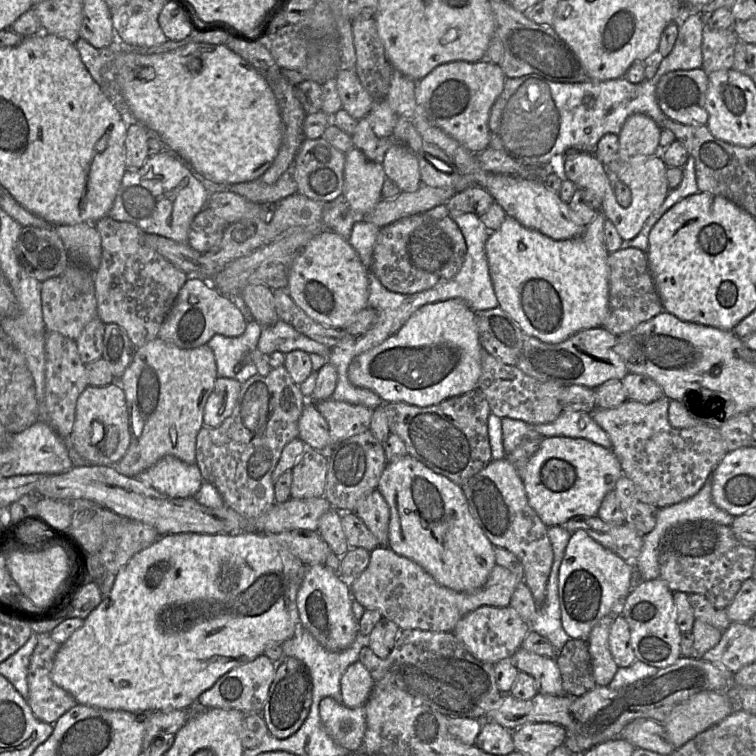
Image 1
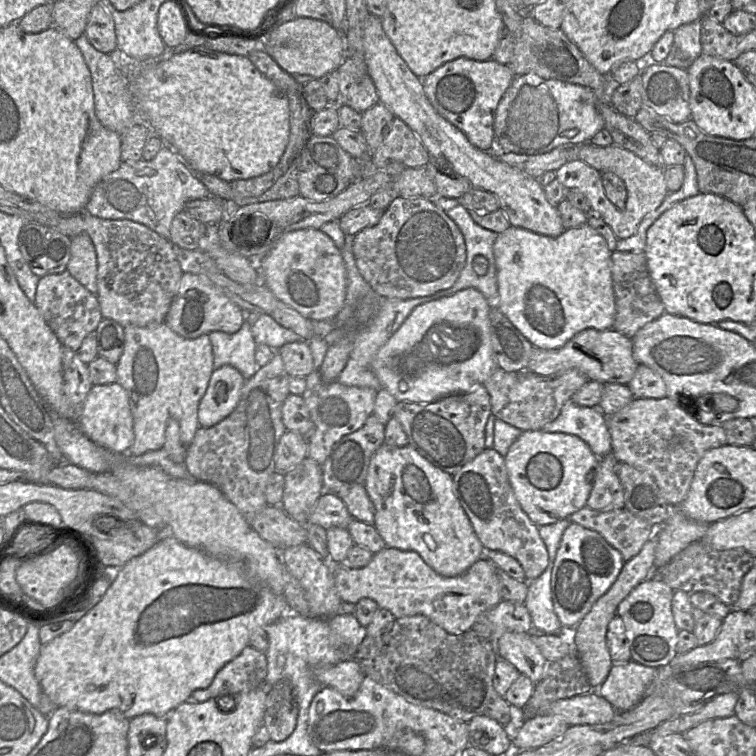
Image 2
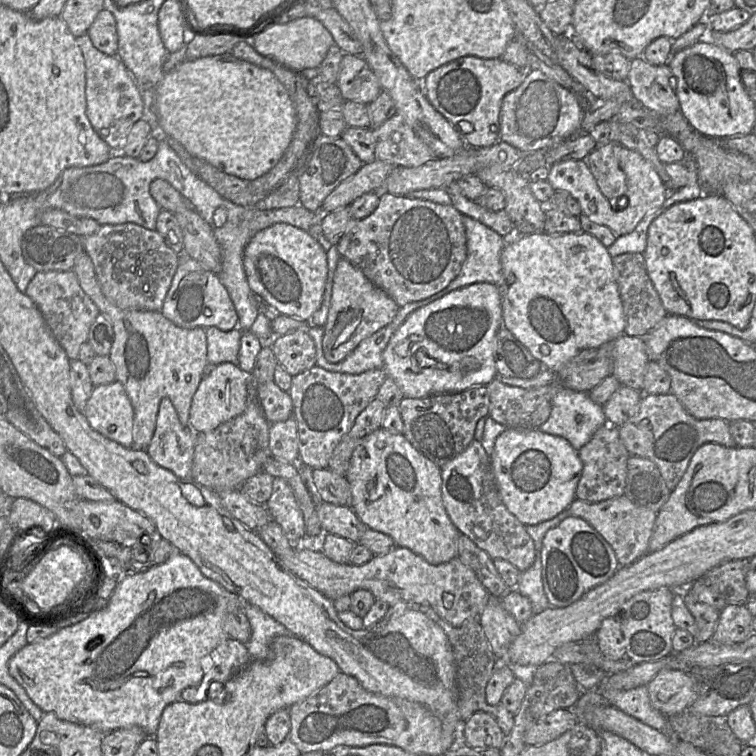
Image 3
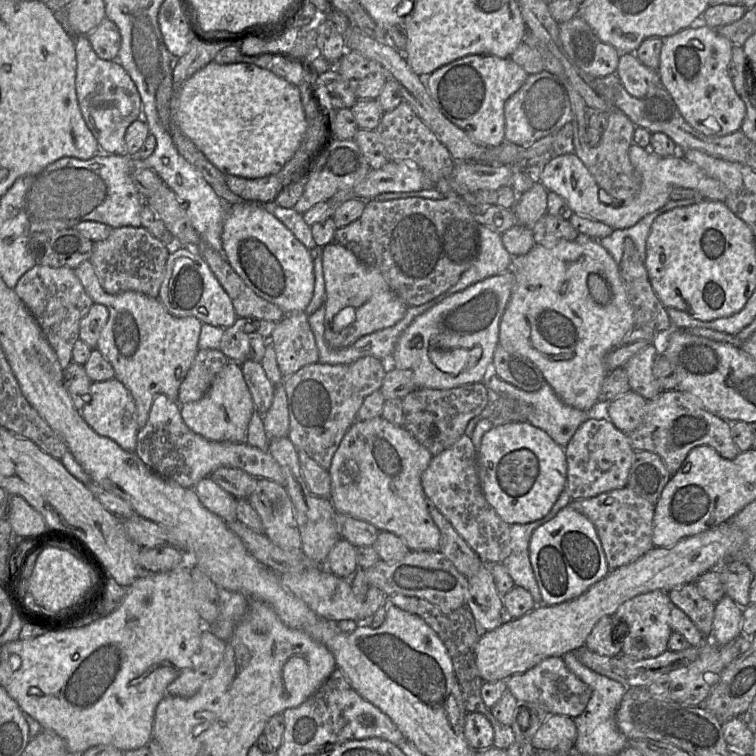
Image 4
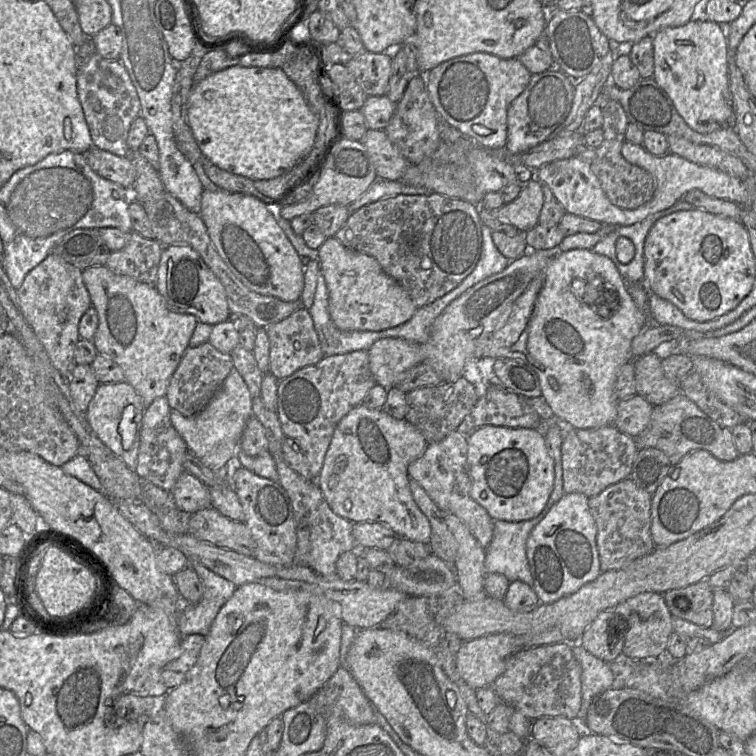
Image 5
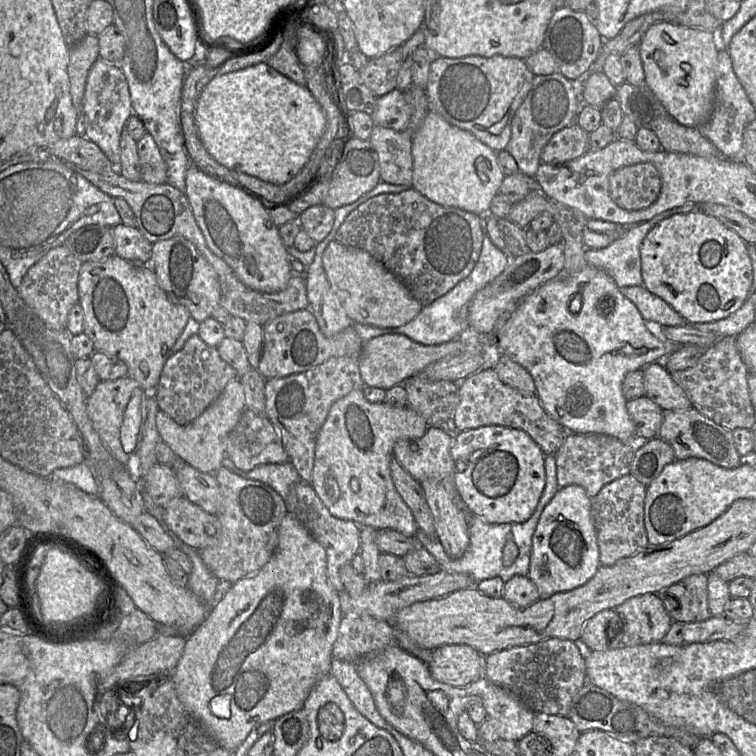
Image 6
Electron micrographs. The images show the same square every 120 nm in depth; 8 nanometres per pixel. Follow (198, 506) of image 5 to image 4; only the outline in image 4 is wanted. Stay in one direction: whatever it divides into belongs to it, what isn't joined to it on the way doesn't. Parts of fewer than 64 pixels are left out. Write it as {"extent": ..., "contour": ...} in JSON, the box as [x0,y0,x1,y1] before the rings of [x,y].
{"extent":[193,477,237,523],"contour":[[[210,477],[200,480],[193,489],[207,510],[227,523],[237,521],[237,499],[218,486]]]}

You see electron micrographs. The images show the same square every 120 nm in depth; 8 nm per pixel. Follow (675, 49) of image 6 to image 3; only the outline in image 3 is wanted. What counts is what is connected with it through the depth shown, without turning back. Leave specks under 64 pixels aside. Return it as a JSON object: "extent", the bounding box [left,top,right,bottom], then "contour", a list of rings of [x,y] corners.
{"extent":[667,39,755,138],"contour":[[[703,39],[672,55],[667,63],[676,78],[680,111],[704,136],[732,138],[753,133],[755,106],[745,90],[733,53]]]}

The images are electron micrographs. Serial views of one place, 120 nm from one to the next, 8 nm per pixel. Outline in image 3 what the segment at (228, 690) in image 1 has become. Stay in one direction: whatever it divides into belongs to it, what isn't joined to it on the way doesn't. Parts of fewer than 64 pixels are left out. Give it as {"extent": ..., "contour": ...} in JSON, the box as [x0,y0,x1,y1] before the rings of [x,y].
{"extent":[193,639,252,703],"contour":[[[226,639],[209,655],[201,659],[204,676],[193,694],[193,703],[208,700],[208,690],[212,683],[224,684],[240,673],[252,658],[246,645],[238,640]]]}

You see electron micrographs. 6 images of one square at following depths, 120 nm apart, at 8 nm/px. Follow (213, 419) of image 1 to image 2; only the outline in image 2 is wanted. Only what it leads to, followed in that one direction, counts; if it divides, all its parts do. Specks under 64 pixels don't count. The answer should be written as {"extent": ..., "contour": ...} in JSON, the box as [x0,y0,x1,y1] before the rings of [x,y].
{"extent":[198,365,245,428],"contour":[[[230,365],[214,370],[198,407],[200,427],[210,428],[229,416],[239,403],[245,382],[242,374]]]}

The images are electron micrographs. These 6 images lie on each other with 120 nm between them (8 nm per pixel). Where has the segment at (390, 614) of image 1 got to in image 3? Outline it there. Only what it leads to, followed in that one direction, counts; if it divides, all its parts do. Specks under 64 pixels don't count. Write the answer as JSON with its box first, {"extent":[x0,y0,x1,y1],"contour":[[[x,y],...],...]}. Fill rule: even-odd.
{"extent":[277,546,490,627],"contour":[[[311,546],[297,547],[291,557],[277,556],[279,564],[289,573],[298,579],[306,582],[312,588],[319,591],[325,597],[335,600],[345,595],[351,595],[356,590],[370,591],[376,600],[386,602],[389,606],[397,603],[417,603],[431,606],[438,616],[453,627],[460,627],[466,621],[478,619],[490,596],[489,592],[477,578],[474,571],[463,564],[459,558],[454,558],[449,562],[433,565],[405,547],[395,547],[385,555],[375,556],[364,565],[338,564],[327,558],[321,551],[315,550]],[[449,593],[453,596],[451,608],[445,608],[443,595]]]}

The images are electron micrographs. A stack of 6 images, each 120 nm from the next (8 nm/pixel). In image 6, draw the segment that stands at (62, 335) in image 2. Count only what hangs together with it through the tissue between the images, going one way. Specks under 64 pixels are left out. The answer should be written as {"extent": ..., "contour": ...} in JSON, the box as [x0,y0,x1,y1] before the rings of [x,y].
{"extent":[17,245,82,330],"contour":[[[66,245],[57,246],[28,269],[17,289],[23,301],[51,329],[66,330],[69,312],[79,302],[78,280],[82,264]]]}

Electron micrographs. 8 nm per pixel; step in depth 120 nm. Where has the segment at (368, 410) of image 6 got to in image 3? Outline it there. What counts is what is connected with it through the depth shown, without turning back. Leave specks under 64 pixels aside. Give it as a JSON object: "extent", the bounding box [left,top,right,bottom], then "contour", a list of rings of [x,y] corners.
{"extent":[345,428,461,565],"contour":[[[380,428],[355,448],[345,476],[352,492],[351,508],[367,527],[389,535],[397,547],[405,547],[433,565],[457,558],[461,535],[443,505],[441,494],[441,469],[420,453],[404,436]]]}

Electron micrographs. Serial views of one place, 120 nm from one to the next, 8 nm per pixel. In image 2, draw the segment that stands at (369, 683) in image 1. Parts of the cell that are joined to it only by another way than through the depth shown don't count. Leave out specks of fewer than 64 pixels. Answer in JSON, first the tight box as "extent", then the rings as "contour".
{"extent":[314,659,365,698],"contour":[[[355,659],[316,668],[314,675],[324,687],[334,688],[345,698],[356,695],[365,677],[360,664]]]}

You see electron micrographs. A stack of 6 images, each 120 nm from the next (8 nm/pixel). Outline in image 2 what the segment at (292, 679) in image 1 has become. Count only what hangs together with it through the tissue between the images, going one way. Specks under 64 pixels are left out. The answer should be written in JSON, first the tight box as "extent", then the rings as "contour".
{"extent":[263,679,299,742],"contour":[[[283,679],[273,686],[266,687],[267,699],[263,723],[270,738],[275,742],[282,742],[295,729],[299,712],[298,704],[288,680]]]}

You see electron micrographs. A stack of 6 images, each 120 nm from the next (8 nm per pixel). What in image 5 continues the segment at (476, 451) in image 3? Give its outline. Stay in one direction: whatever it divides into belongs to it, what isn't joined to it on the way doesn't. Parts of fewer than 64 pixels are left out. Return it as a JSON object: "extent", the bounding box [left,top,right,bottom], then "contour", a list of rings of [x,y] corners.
{"extent":[408,430,494,549],"contour":[[[457,430],[442,441],[427,445],[424,455],[408,466],[409,477],[415,480],[442,512],[457,516],[486,549],[493,539],[494,520],[487,510],[471,497],[471,478],[468,470],[467,437]]]}

